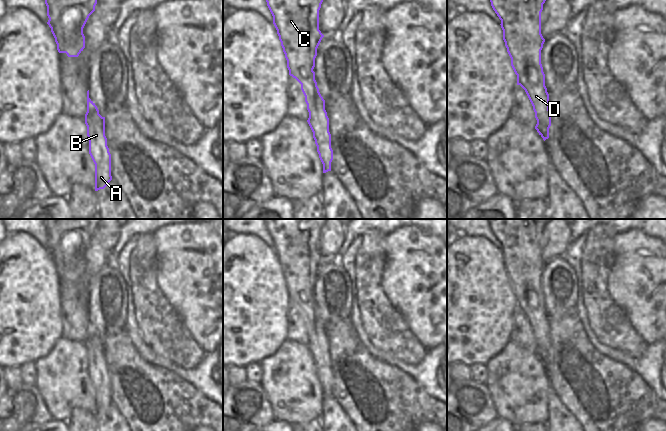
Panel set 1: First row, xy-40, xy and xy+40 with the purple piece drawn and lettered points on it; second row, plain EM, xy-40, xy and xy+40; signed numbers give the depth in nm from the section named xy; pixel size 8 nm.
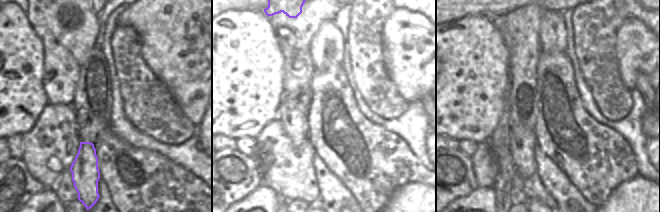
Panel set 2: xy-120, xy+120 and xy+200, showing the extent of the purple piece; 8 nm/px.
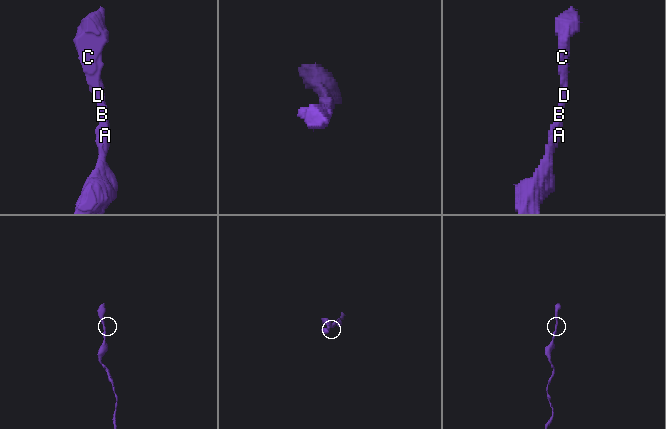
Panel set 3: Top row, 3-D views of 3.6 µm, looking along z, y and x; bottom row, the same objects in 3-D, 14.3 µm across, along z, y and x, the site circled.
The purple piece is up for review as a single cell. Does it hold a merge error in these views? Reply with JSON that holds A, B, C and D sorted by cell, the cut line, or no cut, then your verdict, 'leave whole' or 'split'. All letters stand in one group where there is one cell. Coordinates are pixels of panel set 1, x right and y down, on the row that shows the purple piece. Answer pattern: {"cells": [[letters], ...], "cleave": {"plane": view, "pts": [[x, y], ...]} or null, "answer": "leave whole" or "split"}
{"cells": [["A", "B", "C", "D"]], "cleave": null, "answer": "leave whole"}

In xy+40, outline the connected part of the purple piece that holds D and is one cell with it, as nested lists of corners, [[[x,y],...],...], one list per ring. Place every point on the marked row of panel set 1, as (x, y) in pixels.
[[[490,0],[503,30],[503,40],[511,58],[511,66],[517,75],[517,85],[526,92],[535,112],[535,129],[545,141],[549,138],[551,112],[549,94],[545,86],[545,74],[541,64],[541,50],[545,39],[541,34],[541,12],[546,0]]]

